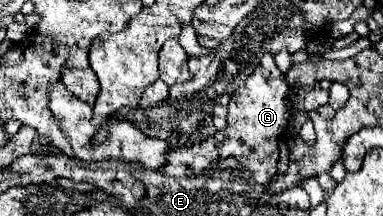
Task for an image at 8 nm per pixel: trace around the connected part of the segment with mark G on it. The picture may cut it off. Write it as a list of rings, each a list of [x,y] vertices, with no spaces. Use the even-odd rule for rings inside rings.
[[[265,52],[255,72],[231,94],[227,128],[215,132],[199,144],[171,150],[167,154],[167,168],[161,172],[175,178],[199,176],[207,172],[215,162],[233,156],[239,162],[249,162],[249,172],[259,184],[269,184],[269,180],[275,176],[279,142],[287,136],[291,118],[293,114],[289,110],[289,84],[285,80],[285,74],[275,66],[273,54]]]

